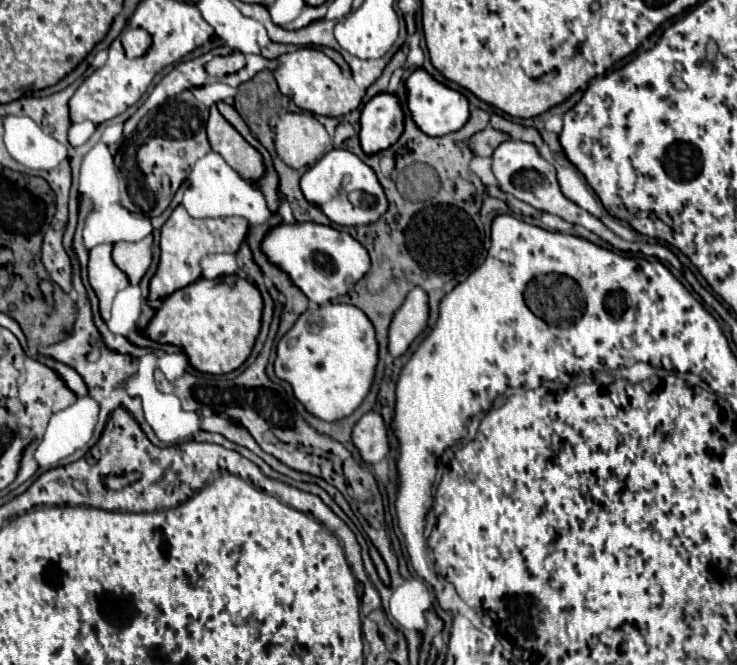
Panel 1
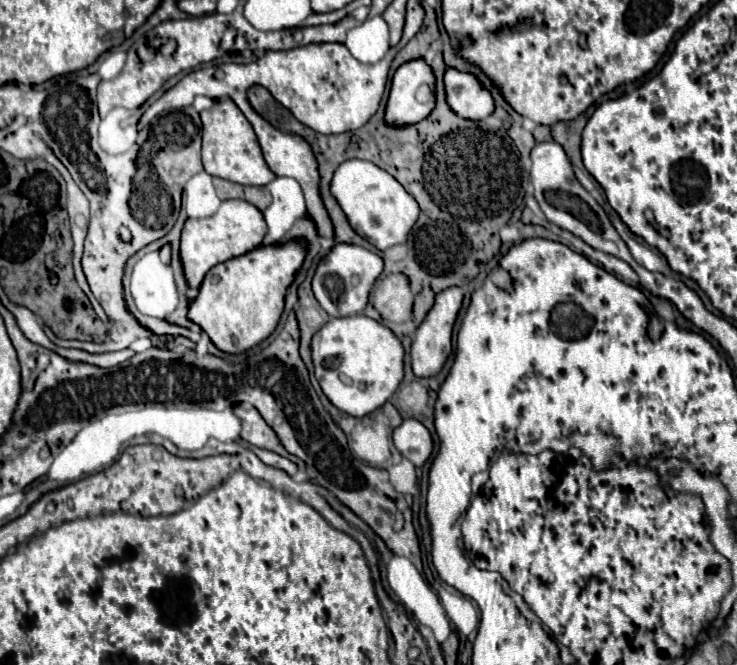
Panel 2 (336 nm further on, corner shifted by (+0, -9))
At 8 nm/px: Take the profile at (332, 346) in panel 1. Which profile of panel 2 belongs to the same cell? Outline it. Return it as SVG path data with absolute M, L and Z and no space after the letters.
M368 316L330 318L312 336L310 352L324 396L350 416L362 418L380 408L396 392L404 376L404 348L400 340L384 324Z

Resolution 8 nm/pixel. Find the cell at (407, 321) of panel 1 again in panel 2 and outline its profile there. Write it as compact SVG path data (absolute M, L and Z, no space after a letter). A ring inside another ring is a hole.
M456 286L446 288L446 290L436 294L434 306L426 314L424 322L418 326L416 338L414 338L412 348L410 348L412 370L416 376L434 376L436 372L440 372L446 358L450 356L450 352L452 352L452 326L454 326L454 320L458 316L458 310L462 306L462 298L464 298L464 290L456 288ZM442 352L444 352L444 360L442 360Z

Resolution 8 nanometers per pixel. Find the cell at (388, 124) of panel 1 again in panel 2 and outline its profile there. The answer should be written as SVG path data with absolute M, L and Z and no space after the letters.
M410 60L402 64L394 78L386 102L386 126L410 126L428 116L434 108L434 74L424 60Z

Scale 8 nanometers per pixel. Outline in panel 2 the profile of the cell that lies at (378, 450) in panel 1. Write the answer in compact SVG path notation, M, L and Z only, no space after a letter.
M404 420L398 428L394 428L392 438L400 454L414 466L422 466L432 452L432 436L418 420Z

